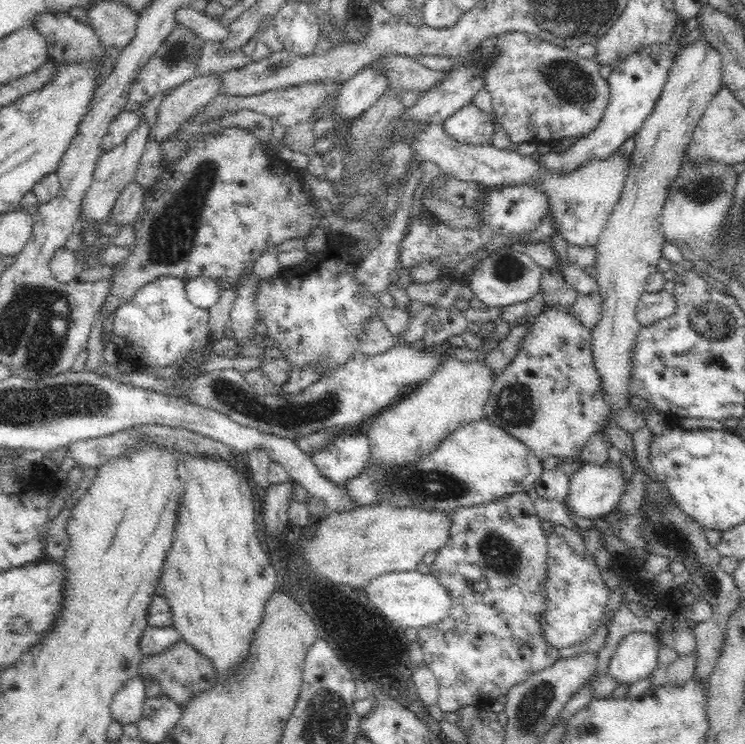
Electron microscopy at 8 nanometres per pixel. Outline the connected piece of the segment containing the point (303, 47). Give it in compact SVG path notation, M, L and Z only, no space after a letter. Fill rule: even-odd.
M290 2L280 8L274 25L282 51L296 56L317 54L319 40L319 19L312 4Z

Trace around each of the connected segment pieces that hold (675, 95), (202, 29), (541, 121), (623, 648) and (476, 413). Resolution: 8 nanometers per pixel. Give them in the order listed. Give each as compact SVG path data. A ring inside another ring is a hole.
M706 39L685 43L670 65L658 100L638 129L632 166L624 188L599 240L596 243L595 267L599 286L597 297L603 301L600 320L591 328L594 371L600 375L600 391L608 407L606 427L617 424L617 415L631 406L633 355L638 334L642 330L636 318L636 306L645 291L648 276L657 270L663 244L660 211L668 185L676 178L692 133L710 99L722 83L720 49Z
M191 6L178 10L176 22L190 27L203 41L228 42L230 36L230 23L223 24L219 19L196 12Z
M505 32L499 35L496 35L494 38L491 38L491 41L484 41L482 44L477 46L477 50L482 50L482 48L491 48L495 50L495 53L491 56L491 59L486 62L485 73L483 74L483 85L482 89L490 94L491 108L492 111L498 116L499 122L506 129L507 133L510 136L511 144L515 147L524 142L533 143L534 145L546 145L548 142L552 141L562 141L563 139L576 137L576 139L584 138L584 135L587 135L597 124L600 122L604 111L606 110L608 99L609 99L609 83L604 81L600 77L600 70L596 66L595 60L591 58L583 58L576 53L575 48L564 48L558 45L555 45L551 42L544 42L538 40L537 37L523 33L523 32Z
M654 629L650 633L630 632L616 648L607 673L618 684L638 682L657 668L658 651L658 636Z
M448 358L422 386L376 415L367 437L370 441L368 465L391 467L410 463L434 450L453 430L485 418L484 408L496 383L495 371L482 360Z

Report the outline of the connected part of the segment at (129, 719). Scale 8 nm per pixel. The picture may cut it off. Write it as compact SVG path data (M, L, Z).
M138 674L128 679L112 698L112 718L123 725L136 723L147 698L144 678Z

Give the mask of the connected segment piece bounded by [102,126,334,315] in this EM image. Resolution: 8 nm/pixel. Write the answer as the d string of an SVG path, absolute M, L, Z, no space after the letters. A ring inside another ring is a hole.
M230 126L230 128L225 128L214 133L211 137L205 140L200 140L199 143L192 144L192 149L183 154L182 157L176 159L175 161L168 162L164 164L163 173L160 174L160 178L150 186L145 192L145 198L143 202L143 207L138 213L138 216L133 222L135 226L135 231L137 233L137 243L130 247L131 257L124 263L116 264L121 265L121 271L116 272L110 281L112 281L112 290L106 298L106 302L102 304L103 313L114 312L120 305L124 304L132 295L147 282L154 280L156 277L160 276L174 276L181 279L191 279L197 276L207 276L216 281L220 290L226 290L234 287L234 284L238 282L238 278L244 274L244 272L250 272L254 268L254 262L260 255L268 251L270 246L275 246L288 240L289 238L303 238L305 239L304 249L308 253L315 253L320 251L324 246L325 234L331 231L324 224L324 211L322 209L312 209L311 202L313 198L323 198L328 199L329 204L332 204L334 200L334 190L332 190L332 184L324 176L315 176L308 172L307 169L295 168L295 165L288 163L284 158L279 155L266 154L265 144L256 135L253 135L248 130L242 130L238 126Z

